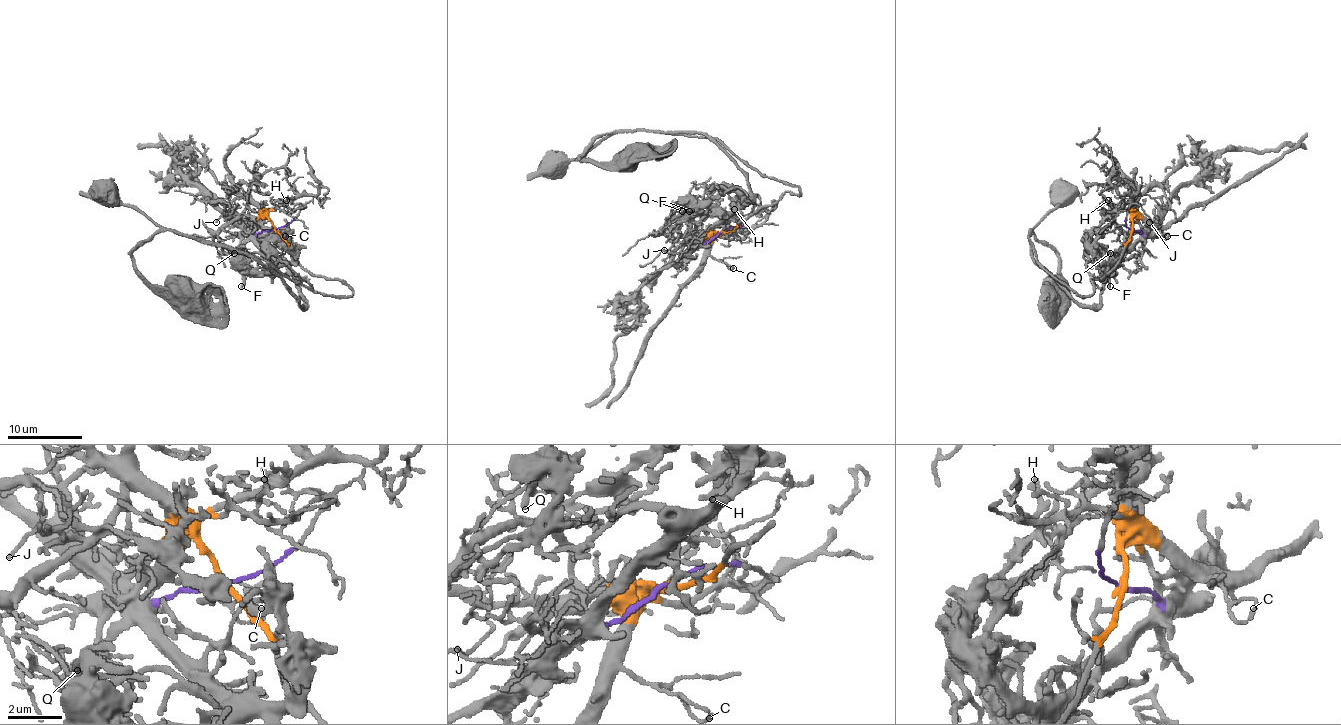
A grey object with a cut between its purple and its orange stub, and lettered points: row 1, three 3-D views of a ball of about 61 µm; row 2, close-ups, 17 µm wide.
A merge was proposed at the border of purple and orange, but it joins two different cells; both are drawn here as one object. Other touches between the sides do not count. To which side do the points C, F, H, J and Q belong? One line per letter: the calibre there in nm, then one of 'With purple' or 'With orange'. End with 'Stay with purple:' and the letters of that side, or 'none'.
C: Thickness 100 nm. With orange
F: Thickness 240 nm. With purple
H: Thickness 100 nm. With orange
J: Thickness 100 nm. With orange
Q: Thickness 190 nm. With purple
Stay with purple: F, Q

